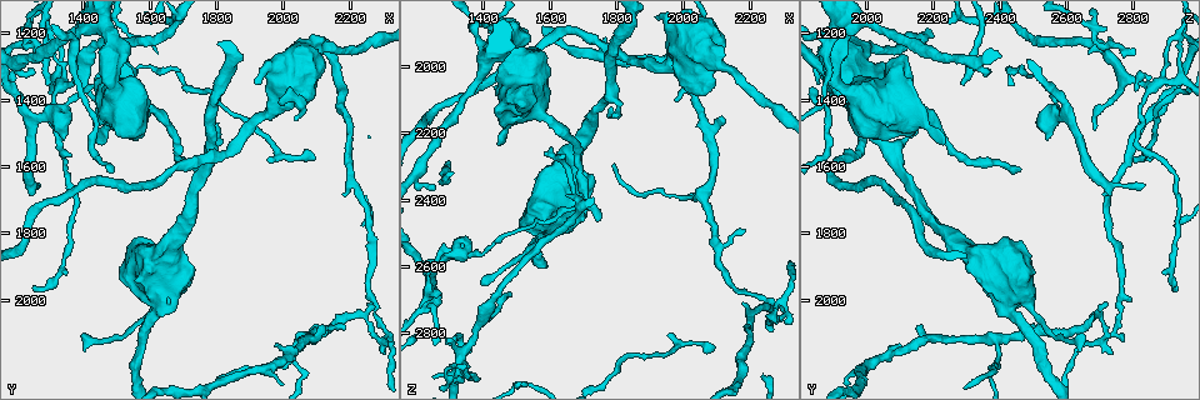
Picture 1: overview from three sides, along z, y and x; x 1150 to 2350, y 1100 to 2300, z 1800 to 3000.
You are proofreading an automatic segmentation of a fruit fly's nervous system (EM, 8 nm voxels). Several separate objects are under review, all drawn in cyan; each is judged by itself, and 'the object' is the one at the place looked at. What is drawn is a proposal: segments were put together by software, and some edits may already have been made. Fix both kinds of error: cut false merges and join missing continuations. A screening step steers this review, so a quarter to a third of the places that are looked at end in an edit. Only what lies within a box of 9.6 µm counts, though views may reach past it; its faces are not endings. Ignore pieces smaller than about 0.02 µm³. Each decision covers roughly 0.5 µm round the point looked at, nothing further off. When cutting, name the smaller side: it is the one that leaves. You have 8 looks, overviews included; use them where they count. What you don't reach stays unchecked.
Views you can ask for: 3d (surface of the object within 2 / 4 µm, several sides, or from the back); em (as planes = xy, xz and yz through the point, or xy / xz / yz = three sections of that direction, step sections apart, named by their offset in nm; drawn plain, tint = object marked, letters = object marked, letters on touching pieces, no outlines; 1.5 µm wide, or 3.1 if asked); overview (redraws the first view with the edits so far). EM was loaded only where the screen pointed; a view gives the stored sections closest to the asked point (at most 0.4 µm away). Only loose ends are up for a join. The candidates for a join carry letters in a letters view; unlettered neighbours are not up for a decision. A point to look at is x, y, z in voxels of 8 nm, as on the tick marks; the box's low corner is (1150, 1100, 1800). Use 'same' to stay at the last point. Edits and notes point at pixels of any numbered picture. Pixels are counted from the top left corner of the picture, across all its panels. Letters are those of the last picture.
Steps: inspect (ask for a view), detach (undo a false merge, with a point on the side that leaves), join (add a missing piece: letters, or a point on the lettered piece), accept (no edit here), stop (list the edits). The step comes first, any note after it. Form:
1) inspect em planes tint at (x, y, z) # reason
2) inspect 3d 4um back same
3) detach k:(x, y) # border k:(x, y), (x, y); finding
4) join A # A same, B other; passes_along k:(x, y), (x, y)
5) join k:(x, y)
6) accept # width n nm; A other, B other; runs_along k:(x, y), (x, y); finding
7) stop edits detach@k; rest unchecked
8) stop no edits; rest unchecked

inspect 3d 4um at (1610, 2020, 2490) # thick turns thin

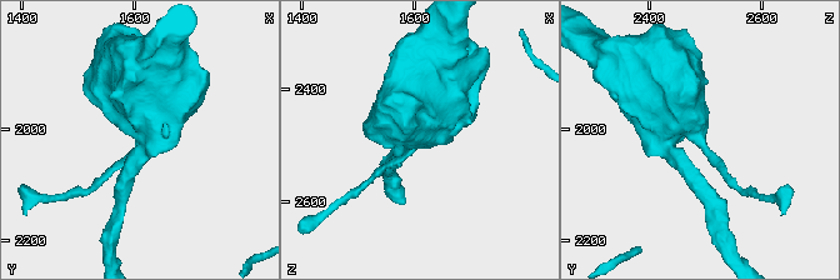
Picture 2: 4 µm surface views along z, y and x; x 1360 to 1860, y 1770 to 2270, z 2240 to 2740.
inspect em planes tint at (1610, 2015, 2490) # shape alone is not enough

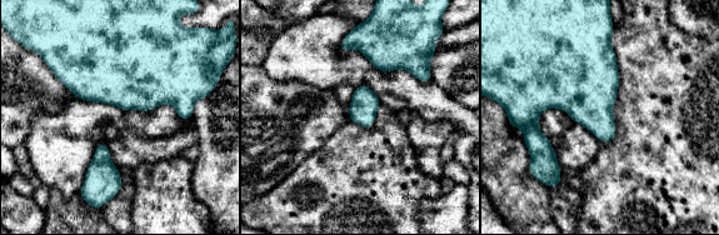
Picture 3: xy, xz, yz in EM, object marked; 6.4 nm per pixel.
inspect em planes letters same

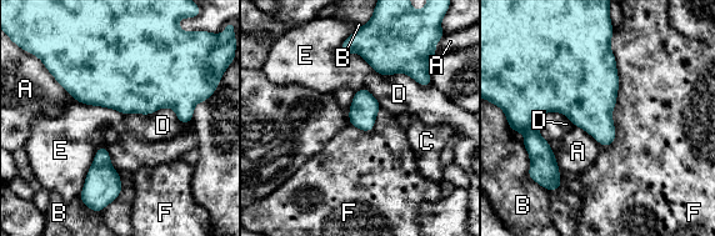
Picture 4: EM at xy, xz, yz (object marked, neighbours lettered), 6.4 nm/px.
accept # A other, B other, C other, D other, E other, F other; border 4:(611, 33), (619, 89), (604, 147); continuous, no second cell

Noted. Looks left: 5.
inspect em xy step 8 letters at (2290, 2120, 2710) # branch point

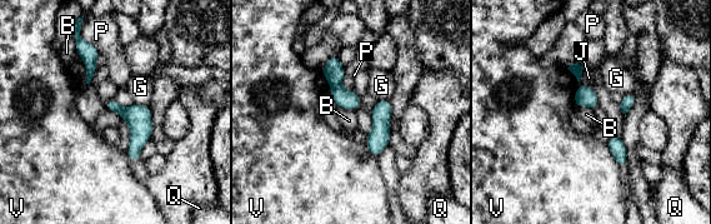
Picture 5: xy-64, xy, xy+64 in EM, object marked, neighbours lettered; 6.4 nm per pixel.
detach 5:(345, 99) # B other, G other, J other, P other, Q other, V other; border 5:(339, 84), (331, 88); two cells meet here

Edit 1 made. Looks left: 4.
inspect overview # see it whole again

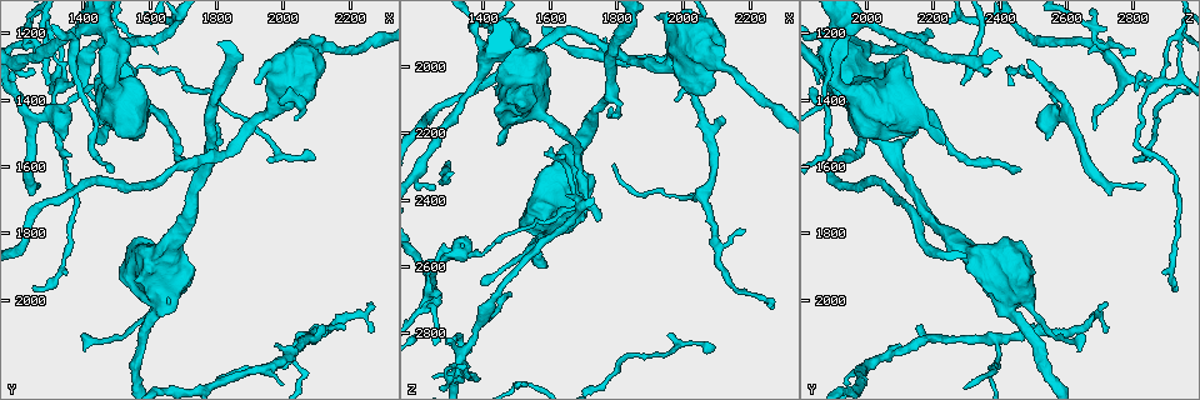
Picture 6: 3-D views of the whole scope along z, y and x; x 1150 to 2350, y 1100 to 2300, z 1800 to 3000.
inspect em xz step 8 letters at (1490, 1350, 1920) # narrows sharply

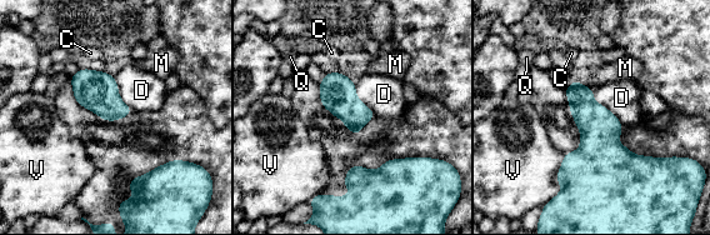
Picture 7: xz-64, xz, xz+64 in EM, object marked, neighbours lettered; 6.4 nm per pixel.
inspect em planes letters same

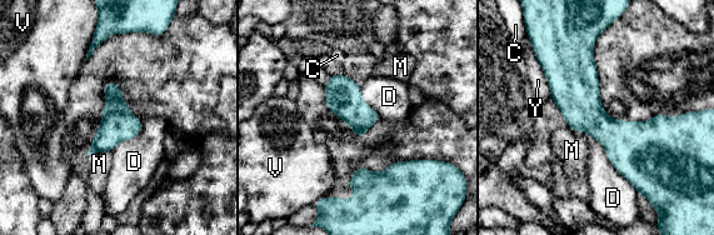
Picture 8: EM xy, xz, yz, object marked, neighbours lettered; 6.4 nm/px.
accept # width 220 nm; C other, D other, M other, V other, Y other; border 8:(580, 129), (639, 194); continuous, no second cell

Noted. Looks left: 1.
stop edits detach@5; rest unchecked

